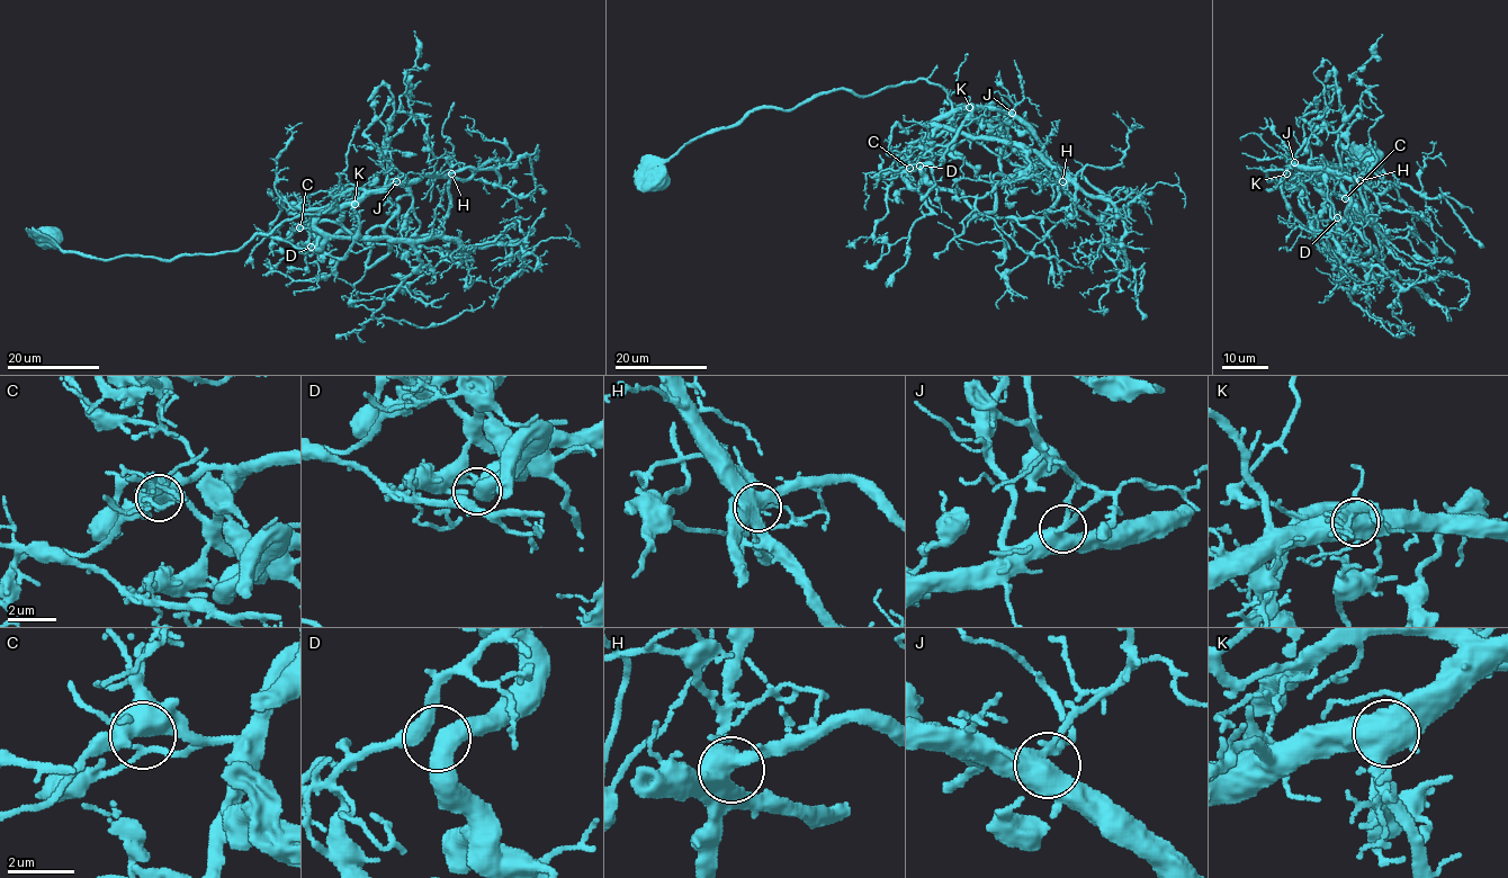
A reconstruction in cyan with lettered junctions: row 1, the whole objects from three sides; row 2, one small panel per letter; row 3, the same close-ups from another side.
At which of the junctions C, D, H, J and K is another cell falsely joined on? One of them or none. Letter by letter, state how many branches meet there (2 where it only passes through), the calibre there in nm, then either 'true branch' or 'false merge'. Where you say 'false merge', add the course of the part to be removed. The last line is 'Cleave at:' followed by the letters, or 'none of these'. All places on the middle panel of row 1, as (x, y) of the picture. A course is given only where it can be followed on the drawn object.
C: branches 4; calibre 500 nm; true branch
D: branches 4; calibre 420 nm; true branch
H: branches 4; calibre 480 nm; true branch
J: branches 4; calibre 500 nm; true branch
K: branches 4; calibre 750 nm; true branch
Cleave at: none of these

